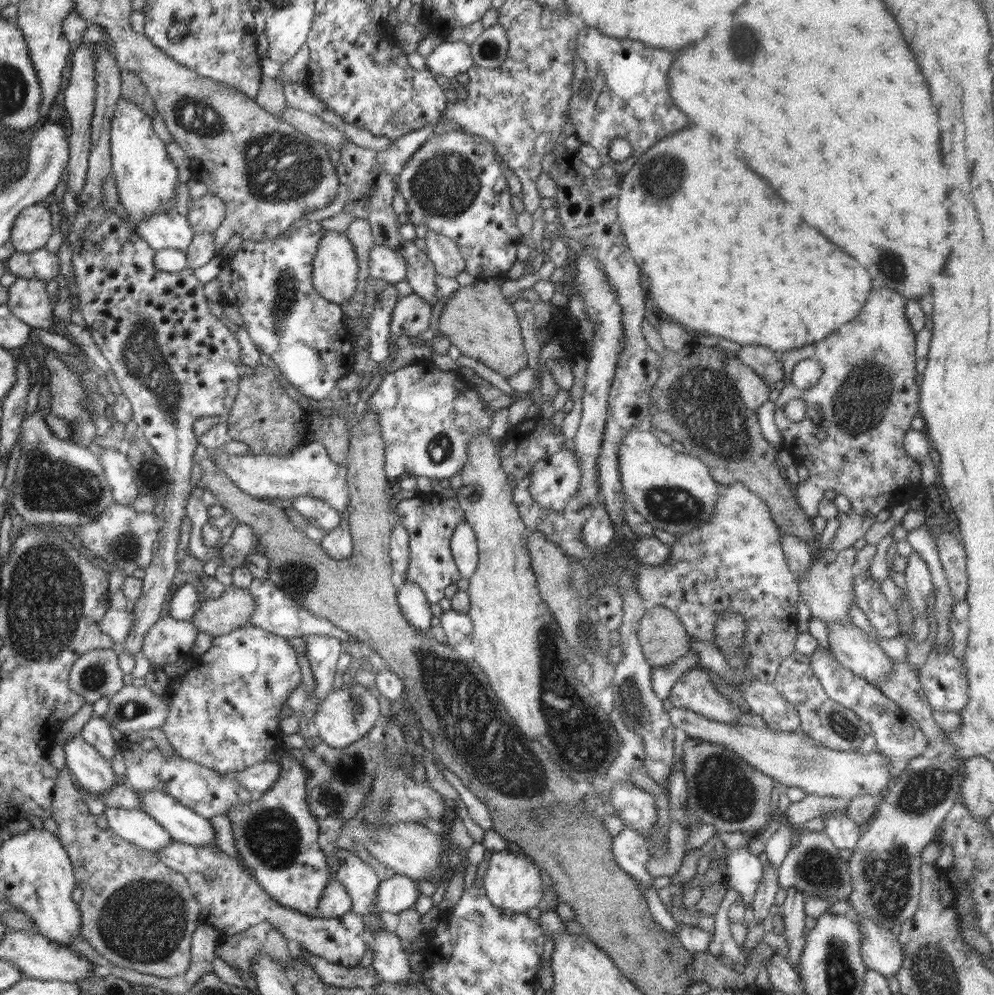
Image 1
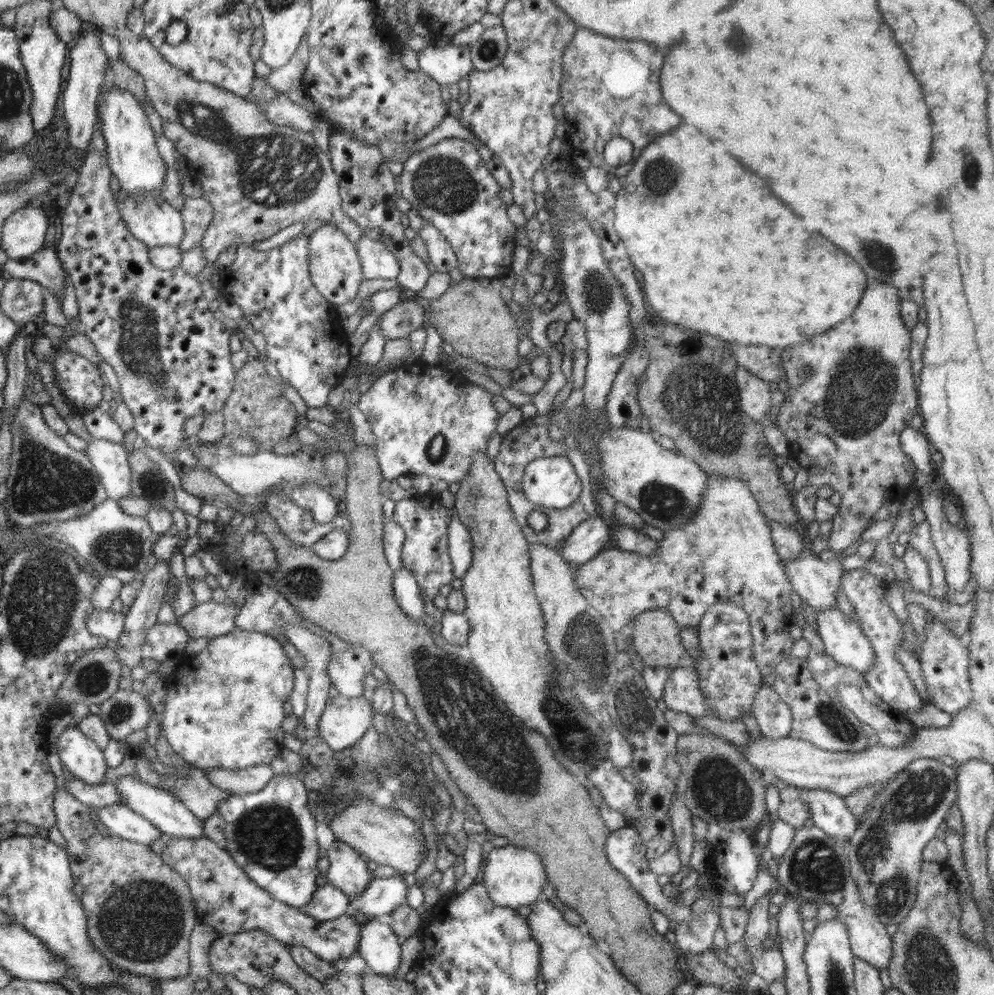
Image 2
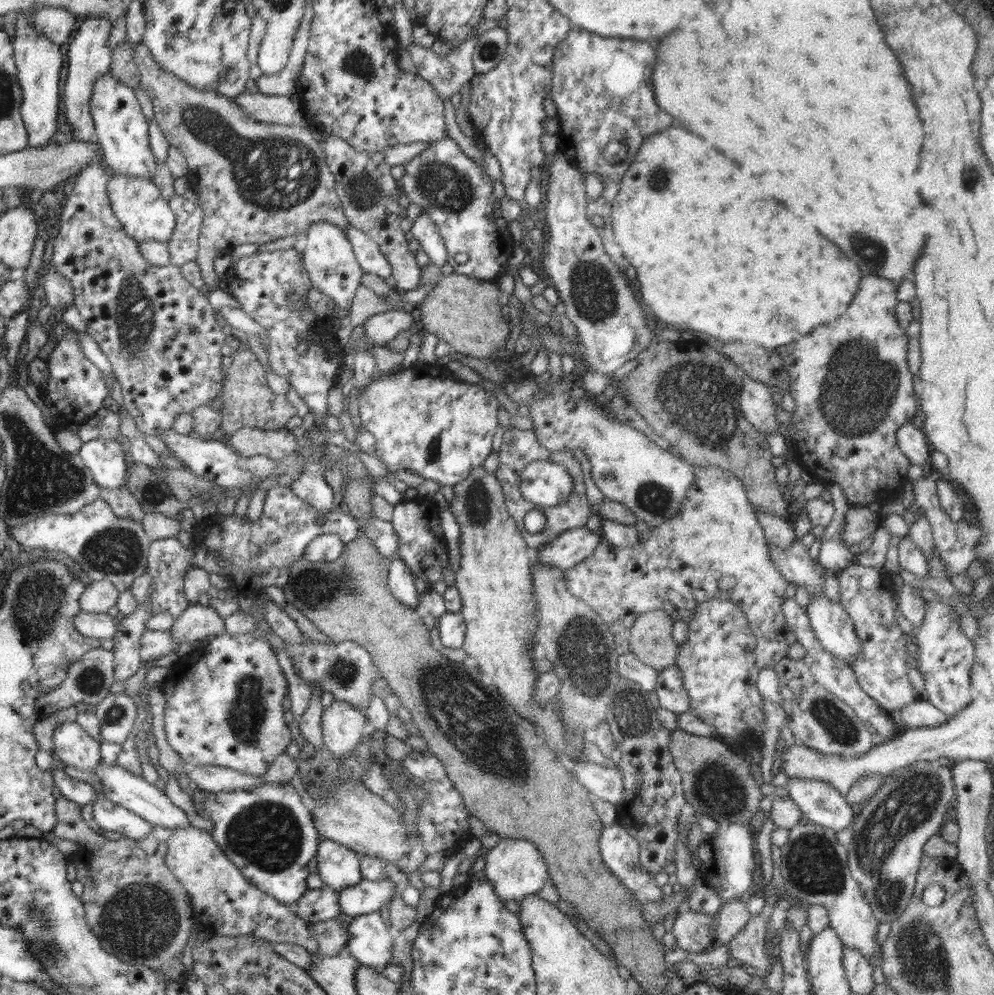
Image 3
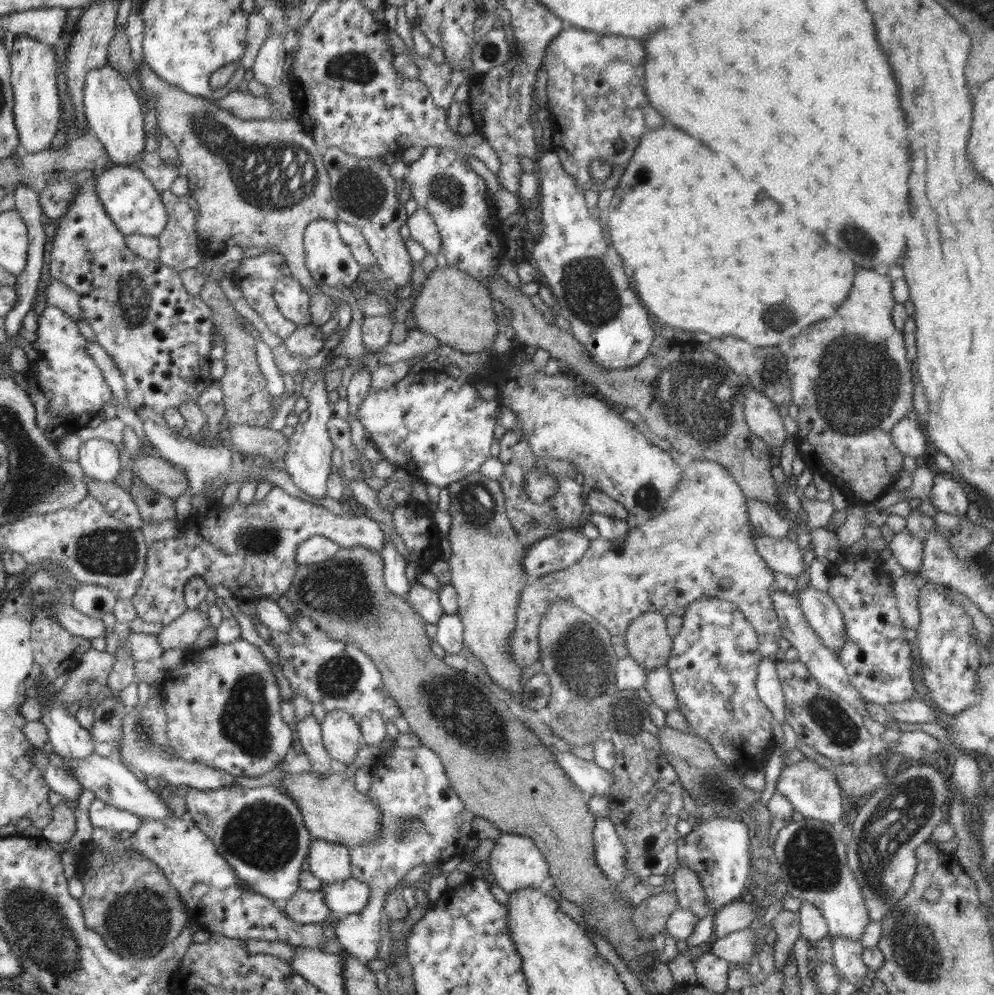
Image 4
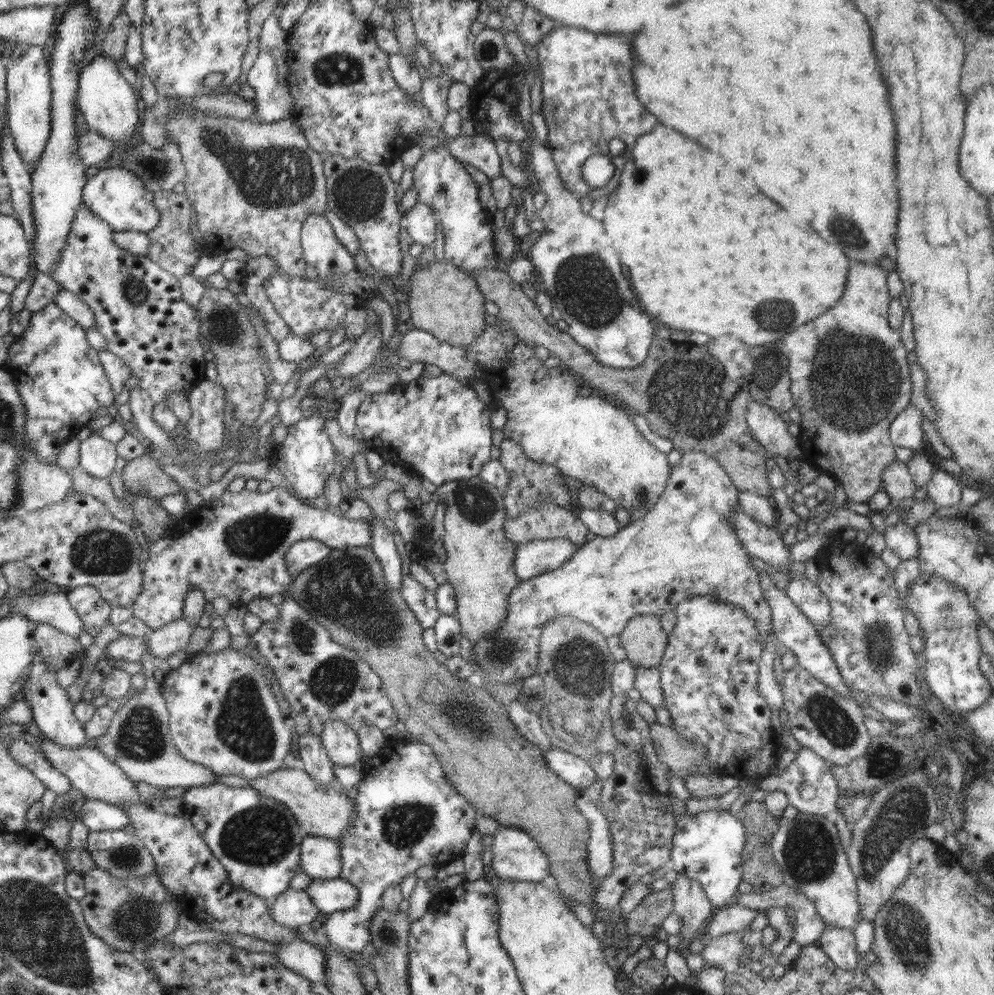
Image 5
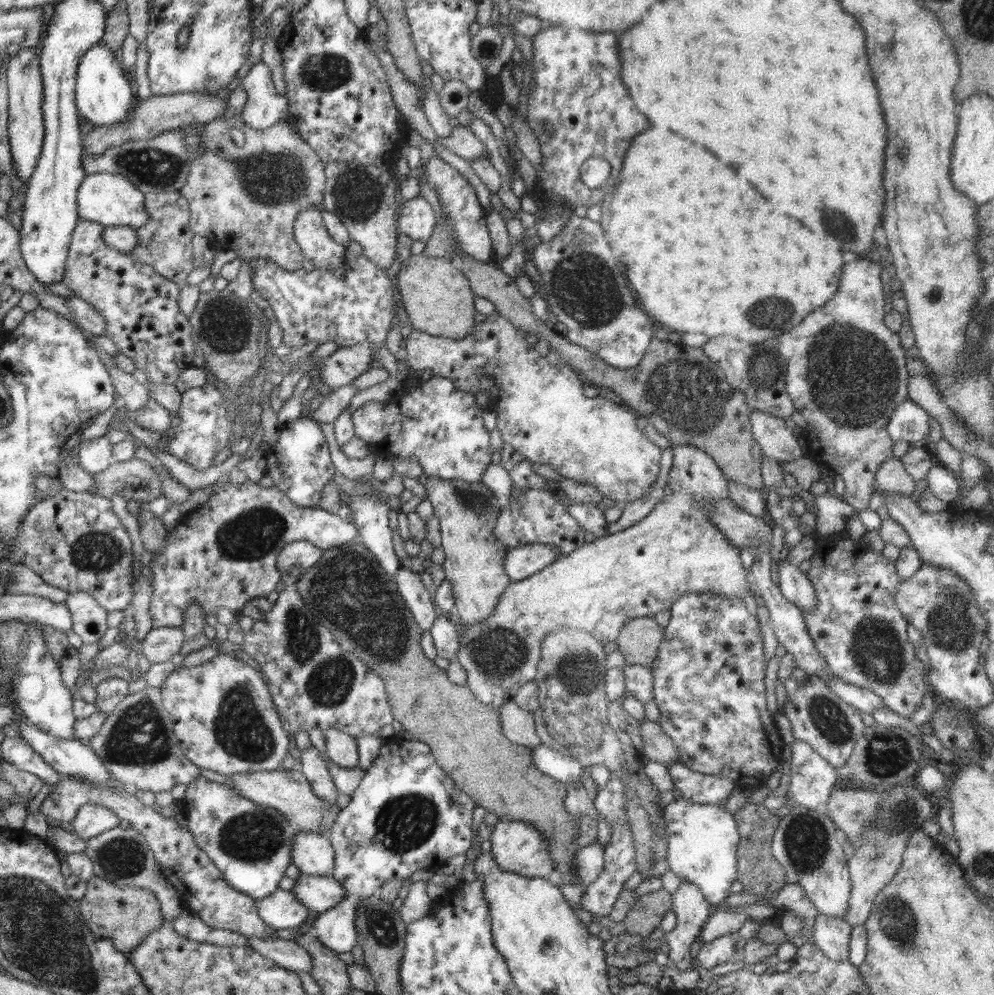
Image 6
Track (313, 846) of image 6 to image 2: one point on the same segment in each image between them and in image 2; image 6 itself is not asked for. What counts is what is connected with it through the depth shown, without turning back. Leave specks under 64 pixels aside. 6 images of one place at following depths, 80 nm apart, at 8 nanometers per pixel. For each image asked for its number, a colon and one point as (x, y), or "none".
2: (346, 869)
3: (338, 866)
4: (328, 861)
5: (319, 857)

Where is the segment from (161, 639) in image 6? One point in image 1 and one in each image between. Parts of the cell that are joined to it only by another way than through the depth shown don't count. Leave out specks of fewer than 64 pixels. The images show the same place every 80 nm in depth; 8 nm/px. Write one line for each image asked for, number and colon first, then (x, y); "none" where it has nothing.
1: (217, 617)
2: (209, 619)
3: (197, 622)
4: (181, 633)
5: (162, 643)

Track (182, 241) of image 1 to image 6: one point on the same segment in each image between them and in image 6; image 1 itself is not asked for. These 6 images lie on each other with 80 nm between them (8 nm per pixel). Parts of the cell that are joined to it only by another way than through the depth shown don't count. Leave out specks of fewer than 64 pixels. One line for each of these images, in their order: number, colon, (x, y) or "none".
2: (155, 222)
3: (144, 214)
4: (130, 199)
5: (116, 195)
6: (106, 198)

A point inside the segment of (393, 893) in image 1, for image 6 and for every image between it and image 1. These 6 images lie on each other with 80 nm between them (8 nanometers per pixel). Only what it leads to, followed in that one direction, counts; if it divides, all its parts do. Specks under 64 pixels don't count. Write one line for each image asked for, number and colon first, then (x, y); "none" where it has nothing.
2: (382, 896)
3: (366, 897)
4: (351, 896)
5: (330, 896)
6: (320, 894)

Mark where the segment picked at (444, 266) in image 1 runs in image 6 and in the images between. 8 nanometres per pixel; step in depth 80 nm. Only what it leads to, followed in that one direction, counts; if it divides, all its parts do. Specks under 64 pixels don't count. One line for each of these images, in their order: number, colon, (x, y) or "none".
2: (442, 256)
3: (424, 229)
4: (423, 229)
5: (419, 221)
6: (416, 219)

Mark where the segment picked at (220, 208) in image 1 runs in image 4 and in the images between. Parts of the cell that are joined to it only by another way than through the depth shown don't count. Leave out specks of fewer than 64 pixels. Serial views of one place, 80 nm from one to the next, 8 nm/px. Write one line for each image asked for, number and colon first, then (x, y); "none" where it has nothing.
2: (197, 214)
3: (183, 245)
4: (179, 250)

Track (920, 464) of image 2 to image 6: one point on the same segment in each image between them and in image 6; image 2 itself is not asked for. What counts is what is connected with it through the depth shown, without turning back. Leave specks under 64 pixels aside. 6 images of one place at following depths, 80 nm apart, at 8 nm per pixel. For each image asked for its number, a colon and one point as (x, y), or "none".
3: (912, 441)
4: (910, 440)
5: (906, 430)
6: (910, 422)

